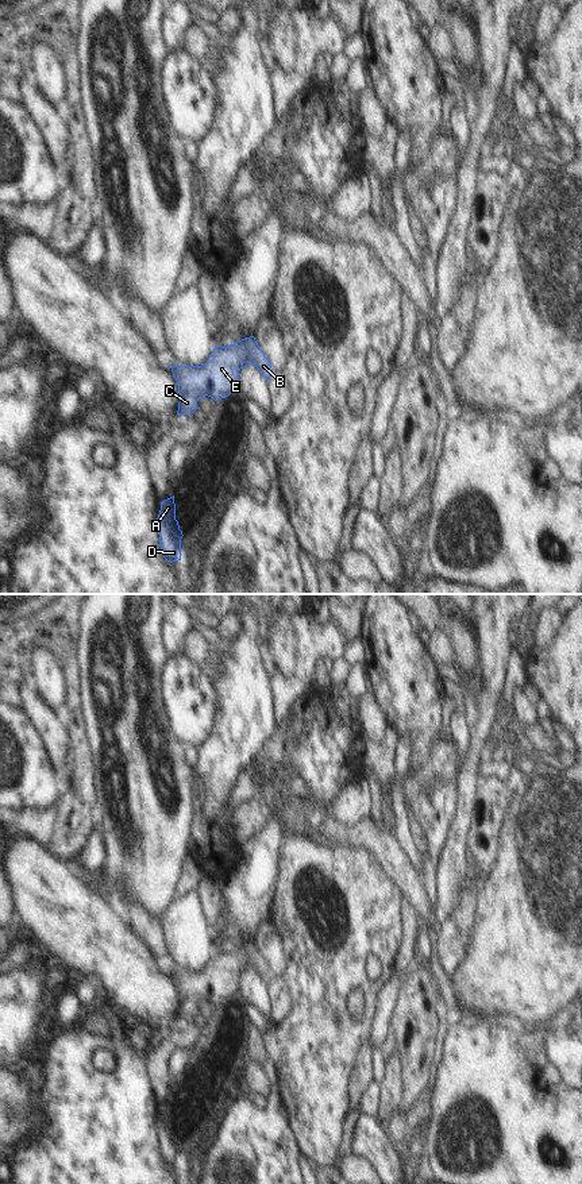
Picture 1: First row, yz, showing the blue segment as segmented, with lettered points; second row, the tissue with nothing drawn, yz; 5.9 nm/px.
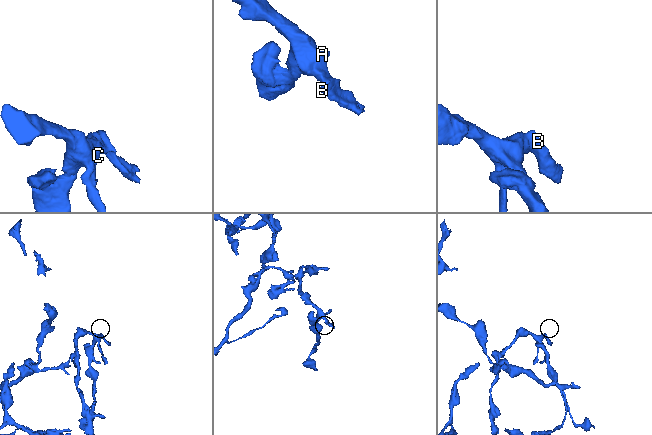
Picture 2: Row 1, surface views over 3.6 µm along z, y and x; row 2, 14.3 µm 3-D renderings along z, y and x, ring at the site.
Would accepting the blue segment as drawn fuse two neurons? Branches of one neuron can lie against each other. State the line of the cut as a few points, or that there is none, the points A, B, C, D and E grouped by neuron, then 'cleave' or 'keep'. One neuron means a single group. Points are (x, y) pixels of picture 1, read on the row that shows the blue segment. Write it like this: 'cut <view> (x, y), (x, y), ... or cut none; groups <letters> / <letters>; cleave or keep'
cut none; groups A B C D E; keep

